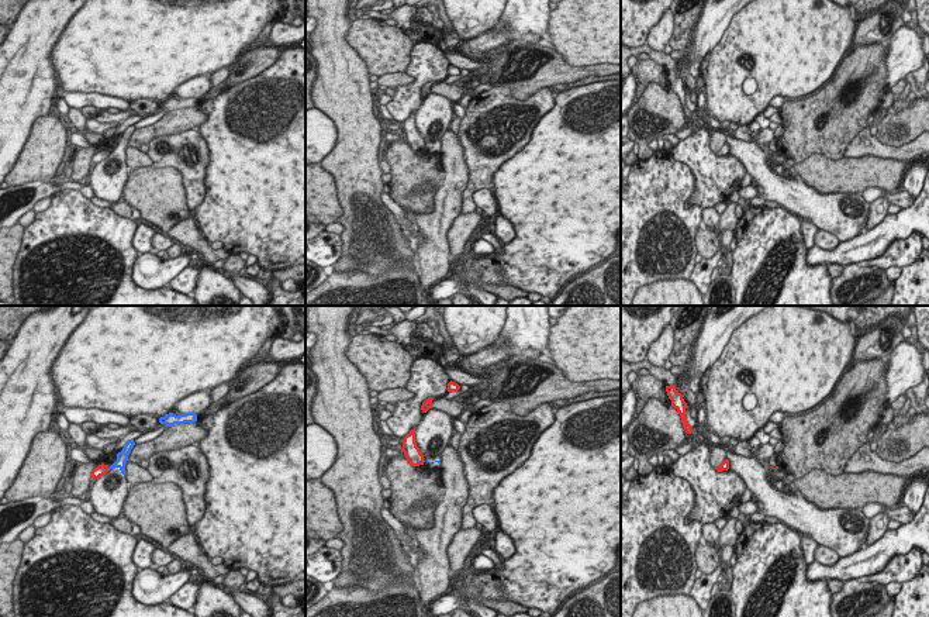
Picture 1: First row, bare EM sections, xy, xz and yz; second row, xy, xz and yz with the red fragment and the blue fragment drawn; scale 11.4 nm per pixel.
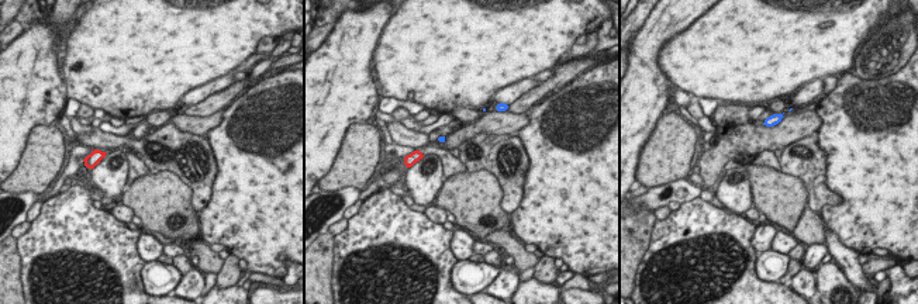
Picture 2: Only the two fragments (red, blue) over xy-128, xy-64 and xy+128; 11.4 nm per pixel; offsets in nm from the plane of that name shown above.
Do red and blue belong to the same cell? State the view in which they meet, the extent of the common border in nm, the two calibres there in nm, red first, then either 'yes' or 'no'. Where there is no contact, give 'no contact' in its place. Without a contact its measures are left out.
meets red in xy; contact 60 nm long; 130 nm thick on the red side, 130 nm on the other; no

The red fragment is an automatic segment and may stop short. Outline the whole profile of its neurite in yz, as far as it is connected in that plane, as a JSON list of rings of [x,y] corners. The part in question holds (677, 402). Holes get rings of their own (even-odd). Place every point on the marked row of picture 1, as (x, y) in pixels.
[[[666,386],[666,392],[669,399],[671,400],[671,406],[678,411],[683,427],[687,434],[693,432],[693,427],[687,423],[685,409],[688,407],[683,399],[683,394],[676,390],[676,386]]]

